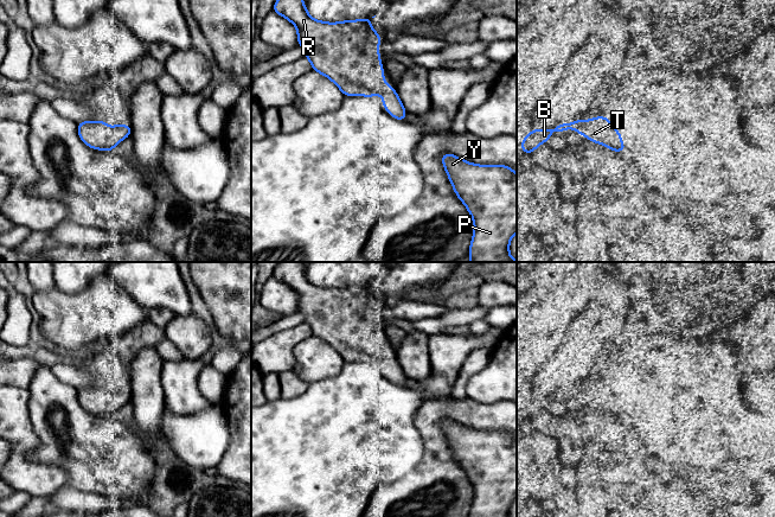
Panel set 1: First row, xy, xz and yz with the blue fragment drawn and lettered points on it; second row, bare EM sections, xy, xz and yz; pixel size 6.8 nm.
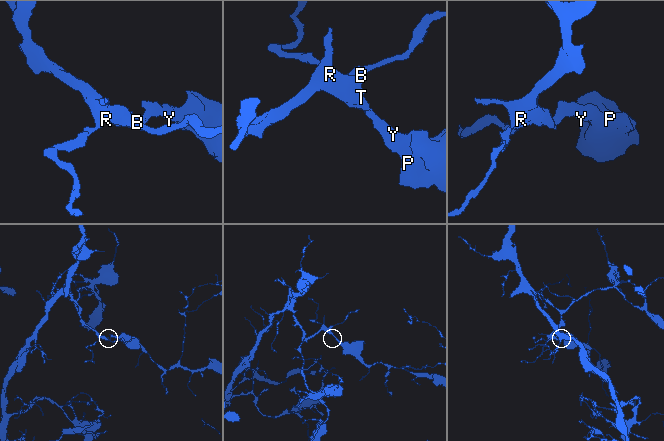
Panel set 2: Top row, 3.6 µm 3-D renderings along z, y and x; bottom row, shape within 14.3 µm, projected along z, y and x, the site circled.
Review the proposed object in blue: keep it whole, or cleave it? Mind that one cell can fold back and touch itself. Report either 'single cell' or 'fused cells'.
single cell

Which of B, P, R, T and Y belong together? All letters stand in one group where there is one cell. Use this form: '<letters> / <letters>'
B P R T Y

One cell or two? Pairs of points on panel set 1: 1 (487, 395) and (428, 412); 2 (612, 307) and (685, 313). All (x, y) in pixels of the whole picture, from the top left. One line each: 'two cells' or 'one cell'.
1: two cells
2: two cells

